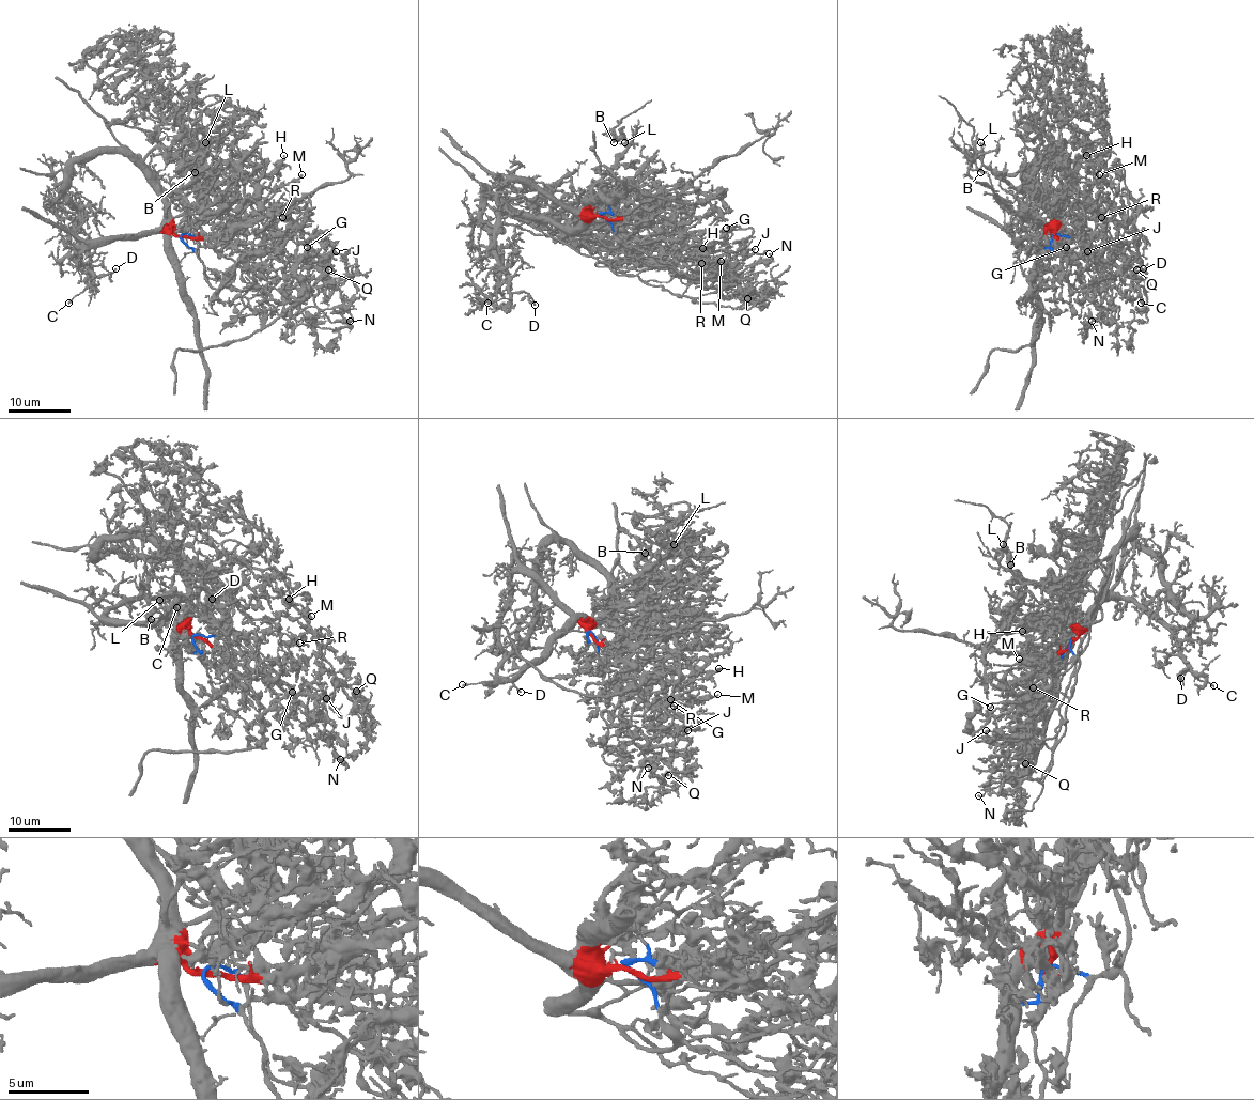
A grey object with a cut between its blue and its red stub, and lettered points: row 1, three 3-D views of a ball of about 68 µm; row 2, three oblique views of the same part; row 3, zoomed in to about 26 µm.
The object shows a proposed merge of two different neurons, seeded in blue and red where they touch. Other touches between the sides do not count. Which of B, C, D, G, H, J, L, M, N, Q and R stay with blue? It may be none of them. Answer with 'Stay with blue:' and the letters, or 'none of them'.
Stay with blue: G, H, J, M, N, Q, R

